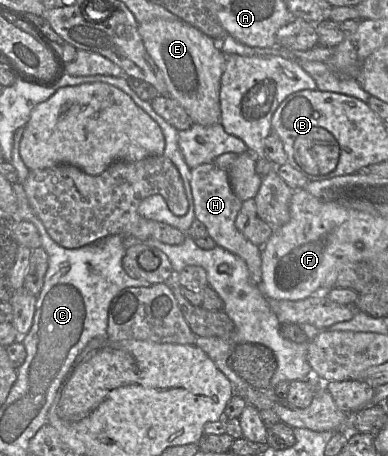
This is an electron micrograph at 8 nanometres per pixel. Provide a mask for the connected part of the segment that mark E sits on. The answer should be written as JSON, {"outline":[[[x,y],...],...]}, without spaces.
{"outline":[[[155,19],[141,23],[138,30],[148,53],[163,74],[169,97],[179,102],[194,124],[221,123],[219,96],[226,55],[219,49],[219,44],[181,19]]]}

